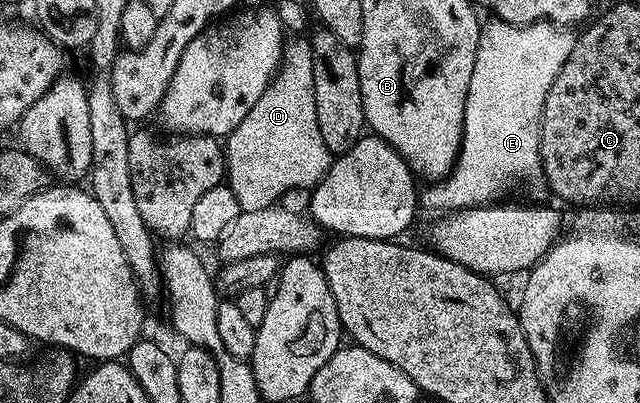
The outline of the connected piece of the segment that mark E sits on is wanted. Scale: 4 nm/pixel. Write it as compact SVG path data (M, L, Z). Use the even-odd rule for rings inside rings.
M491 18L480 27L477 42L477 62L473 62L473 74L469 77L469 90L465 98L463 119L463 145L455 159L451 173L442 180L434 181L421 196L424 209L432 208L435 214L462 212L465 208L479 208L490 204L510 184L524 180L527 184L543 180L543 163L539 153L539 119L545 106L545 94L553 86L553 78L565 66L565 58L573 54L576 33L550 22L538 24L510 24Z

